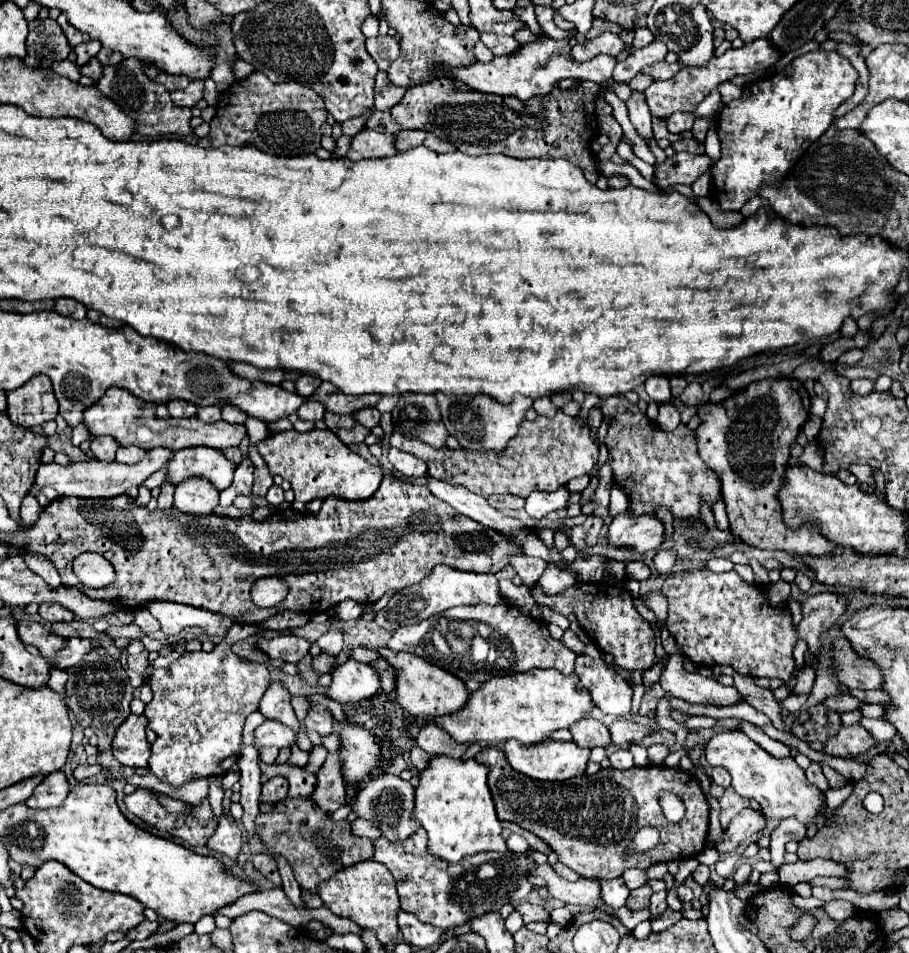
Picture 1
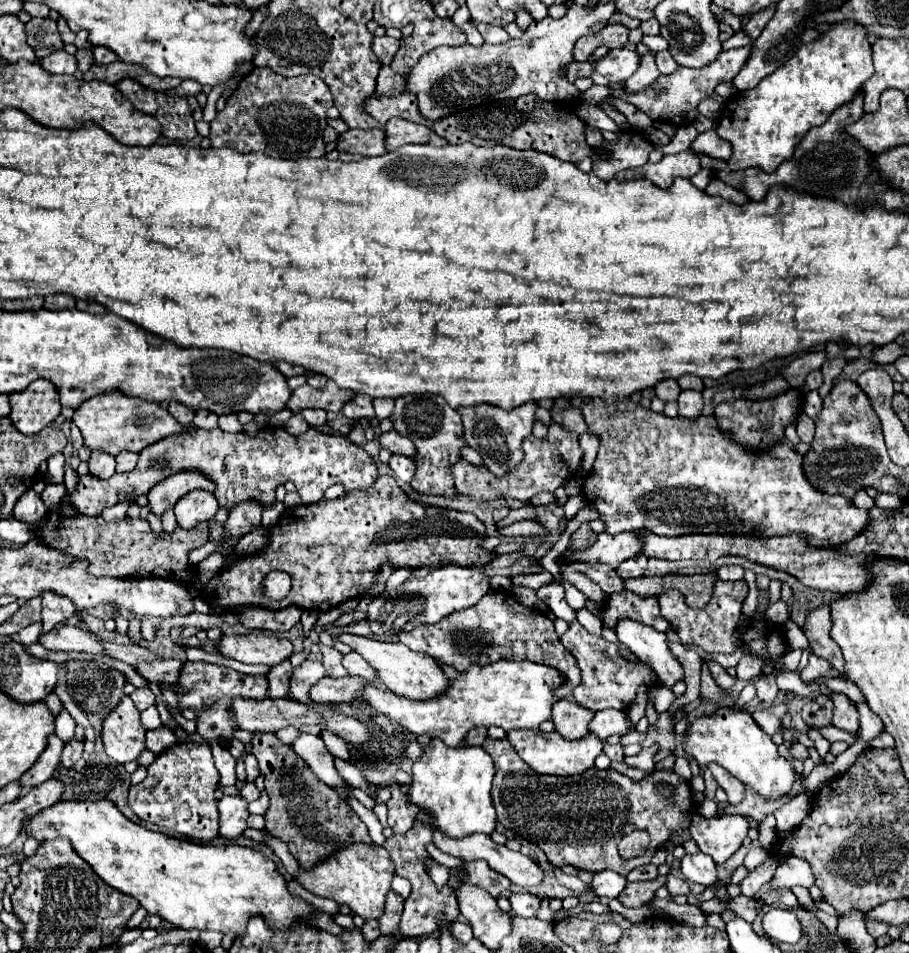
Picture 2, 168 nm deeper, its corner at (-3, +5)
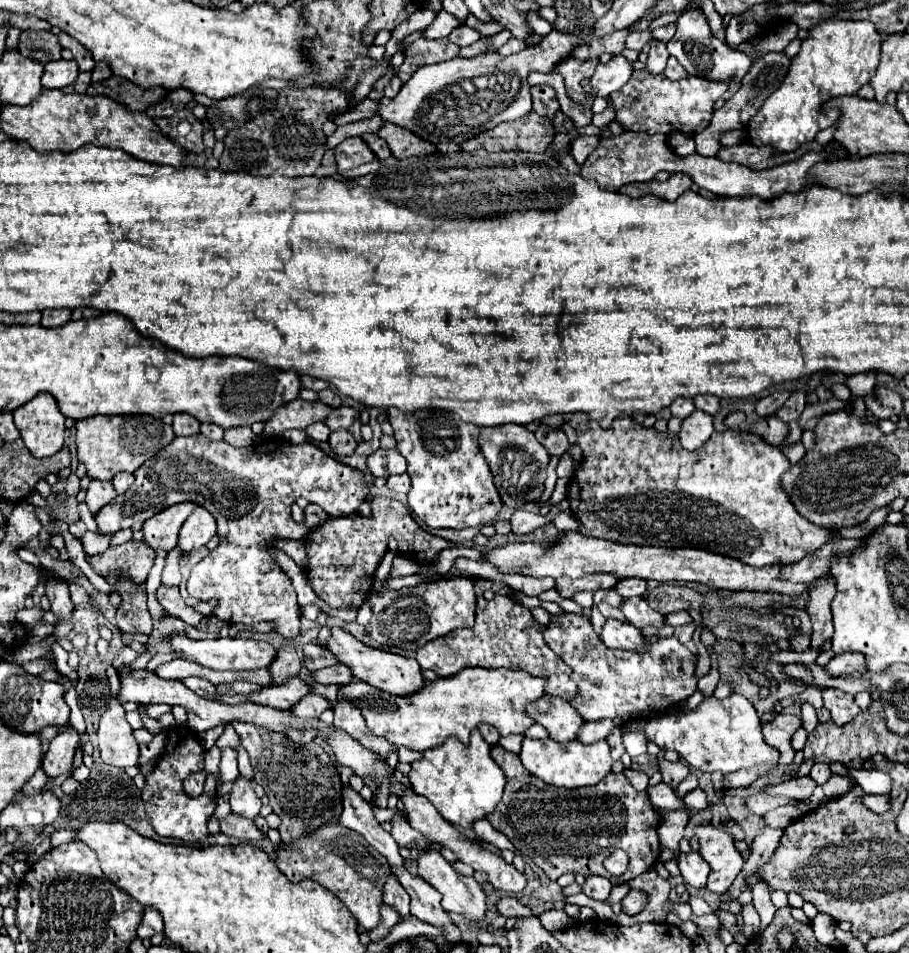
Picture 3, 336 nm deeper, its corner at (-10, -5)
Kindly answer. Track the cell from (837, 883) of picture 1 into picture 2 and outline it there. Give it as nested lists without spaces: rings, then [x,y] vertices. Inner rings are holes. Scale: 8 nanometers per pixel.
[[[784,857],[778,863],[776,875],[770,881],[772,889],[792,889],[796,885],[800,887],[810,887],[814,885],[814,875],[809,863],[804,863],[802,859],[796,857]]]

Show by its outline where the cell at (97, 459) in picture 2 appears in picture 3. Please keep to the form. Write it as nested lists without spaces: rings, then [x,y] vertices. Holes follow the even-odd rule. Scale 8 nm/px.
[[[93,479],[89,483],[89,489],[87,489],[87,505],[91,509],[91,513],[95,515],[105,503],[111,503],[113,499],[117,497],[117,491],[113,487],[111,481],[101,481],[101,479]]]

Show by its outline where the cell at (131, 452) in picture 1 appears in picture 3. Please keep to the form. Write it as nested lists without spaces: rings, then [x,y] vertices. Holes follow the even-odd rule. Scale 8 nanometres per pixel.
[[[121,471],[113,477],[113,485],[117,487],[117,493],[125,493],[133,481],[135,481],[135,475],[127,473],[127,471]]]

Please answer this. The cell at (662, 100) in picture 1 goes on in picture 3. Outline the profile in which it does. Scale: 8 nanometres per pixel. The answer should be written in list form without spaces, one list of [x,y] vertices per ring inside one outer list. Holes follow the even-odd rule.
[[[645,69],[633,71],[633,77],[617,91],[613,91],[611,103],[615,105],[615,121],[619,121],[627,131],[655,133],[701,133],[713,117],[715,101],[729,89],[729,81],[709,81],[703,77],[687,75],[681,81],[669,81],[665,75],[647,75]]]

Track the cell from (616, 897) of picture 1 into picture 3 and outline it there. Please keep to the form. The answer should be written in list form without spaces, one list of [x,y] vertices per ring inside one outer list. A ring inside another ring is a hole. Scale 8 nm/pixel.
[[[591,875],[585,879],[585,885],[581,887],[581,891],[597,901],[607,901],[609,899],[609,893],[611,893],[611,881],[605,879],[605,877],[597,877],[597,875]]]

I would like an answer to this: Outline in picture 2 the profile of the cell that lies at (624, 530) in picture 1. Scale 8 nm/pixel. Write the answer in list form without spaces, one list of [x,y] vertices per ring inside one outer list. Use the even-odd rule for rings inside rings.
[[[626,531],[626,533],[618,533],[618,535],[600,533],[596,543],[590,549],[568,553],[568,555],[560,557],[556,563],[558,565],[568,563],[568,561],[584,561],[588,565],[606,563],[612,569],[616,569],[622,561],[638,555],[638,551],[640,551],[640,539],[636,537],[634,531]]]

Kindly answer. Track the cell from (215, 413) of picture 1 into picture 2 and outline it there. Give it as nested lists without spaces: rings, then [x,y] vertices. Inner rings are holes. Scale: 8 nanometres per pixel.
[[[196,411],[192,425],[200,427],[200,429],[214,429],[218,425],[218,418],[219,416],[212,411]]]

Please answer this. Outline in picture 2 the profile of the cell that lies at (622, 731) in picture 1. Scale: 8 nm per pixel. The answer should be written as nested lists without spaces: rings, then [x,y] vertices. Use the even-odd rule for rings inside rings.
[[[606,709],[606,711],[600,711],[594,715],[594,719],[588,723],[588,729],[604,741],[614,733],[628,733],[630,719],[624,715],[624,711]]]

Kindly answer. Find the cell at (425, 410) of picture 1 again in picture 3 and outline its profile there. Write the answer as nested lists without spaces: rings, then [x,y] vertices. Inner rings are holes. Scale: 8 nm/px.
[[[391,407],[387,417],[395,431],[397,449],[407,459],[407,473],[411,477],[409,507],[429,527],[481,527],[497,517],[501,499],[487,461],[479,451],[479,427],[463,423],[455,413],[443,409],[401,411]]]

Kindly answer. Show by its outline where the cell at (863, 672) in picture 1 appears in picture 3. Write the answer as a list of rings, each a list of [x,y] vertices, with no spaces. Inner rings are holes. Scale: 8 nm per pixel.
[[[823,577],[813,583],[815,583],[815,587],[809,593],[809,603],[807,603],[807,613],[813,623],[811,649],[821,651],[825,647],[825,643],[829,643],[833,637],[831,601],[833,601],[837,589],[835,589],[835,583],[827,583]]]

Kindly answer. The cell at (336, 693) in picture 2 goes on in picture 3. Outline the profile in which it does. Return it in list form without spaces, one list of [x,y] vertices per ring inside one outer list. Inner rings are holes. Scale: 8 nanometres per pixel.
[[[317,693],[303,697],[303,701],[299,701],[295,707],[291,707],[291,711],[295,711],[295,715],[303,715],[303,717],[319,717],[327,709],[331,709],[331,701]]]

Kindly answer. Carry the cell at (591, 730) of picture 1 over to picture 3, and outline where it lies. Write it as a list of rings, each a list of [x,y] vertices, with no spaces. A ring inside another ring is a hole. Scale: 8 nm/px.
[[[545,695],[539,703],[527,707],[527,713],[535,719],[535,723],[541,723],[549,731],[553,741],[559,743],[577,741],[579,729],[585,723],[571,703],[553,695]]]

